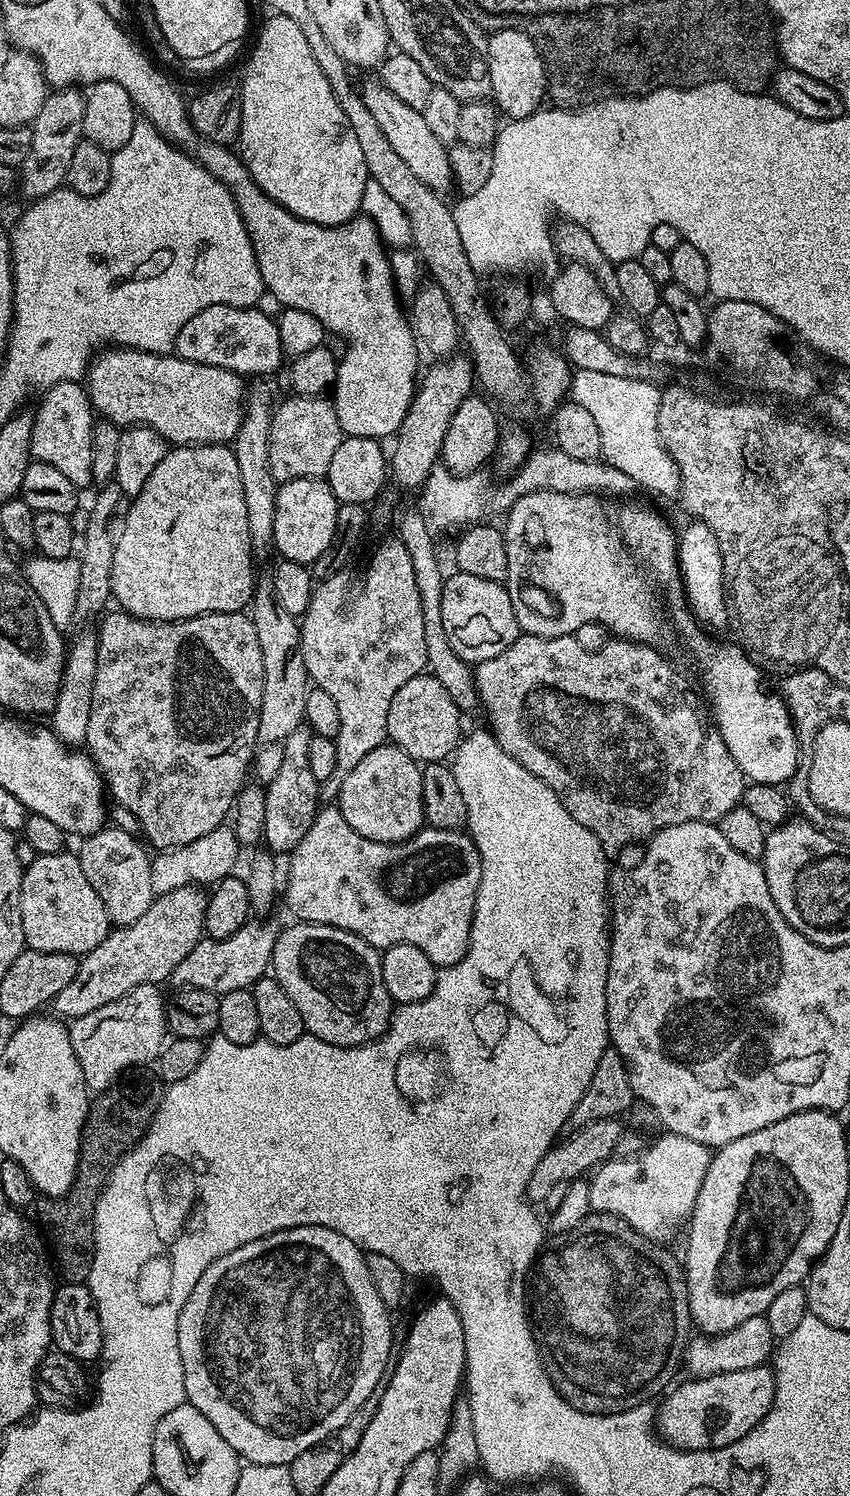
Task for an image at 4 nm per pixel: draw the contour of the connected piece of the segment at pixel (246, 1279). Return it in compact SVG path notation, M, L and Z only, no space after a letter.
M298 1226L258 1238L254 1242L246 1242L246 1246L230 1250L230 1254L218 1258L218 1262L208 1267L206 1274L198 1278L198 1286L194 1286L190 1298L186 1298L186 1306L182 1306L182 1314L178 1318L178 1354L182 1354L185 1401L192 1404L198 1414L203 1414L214 1425L214 1430L226 1438L226 1442L230 1442L241 1461L248 1464L289 1465L294 1458L298 1458L298 1454L325 1443L359 1410L362 1402L366 1402L366 1398L370 1398L381 1387L394 1356L392 1320L388 1316L391 1316L390 1309L382 1302L382 1298L378 1298L374 1282L370 1282L366 1255L351 1236L322 1226Z

